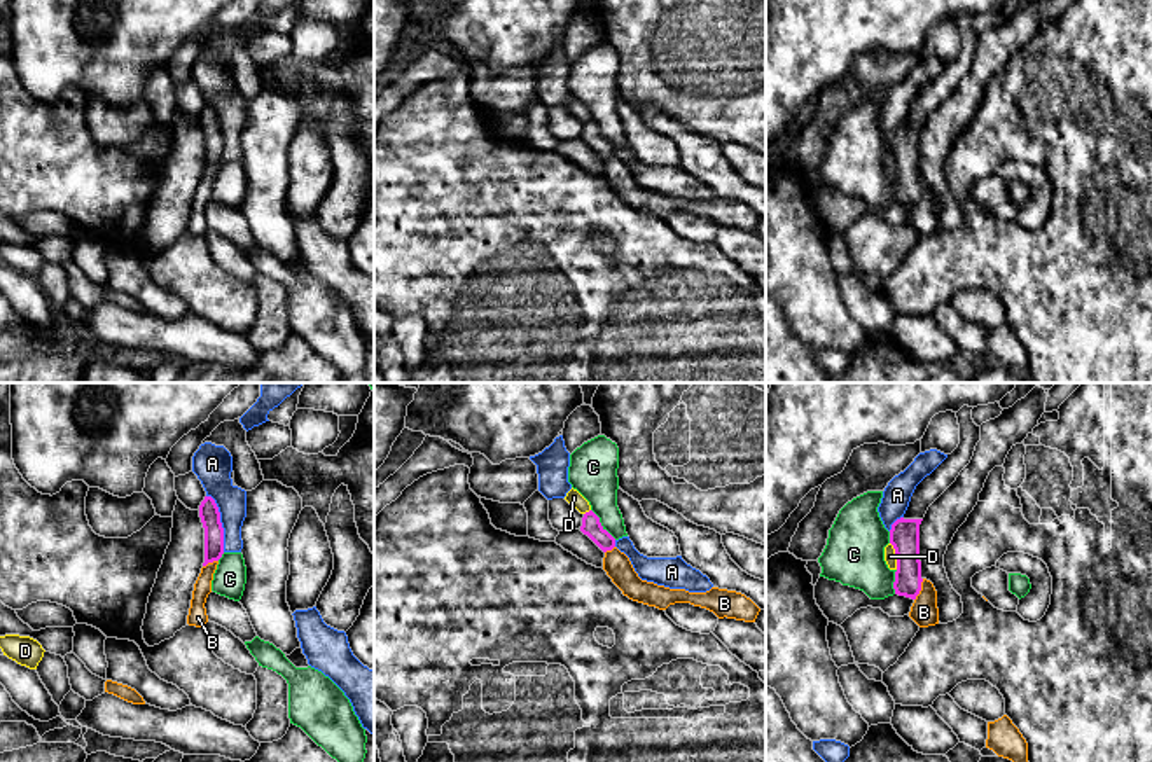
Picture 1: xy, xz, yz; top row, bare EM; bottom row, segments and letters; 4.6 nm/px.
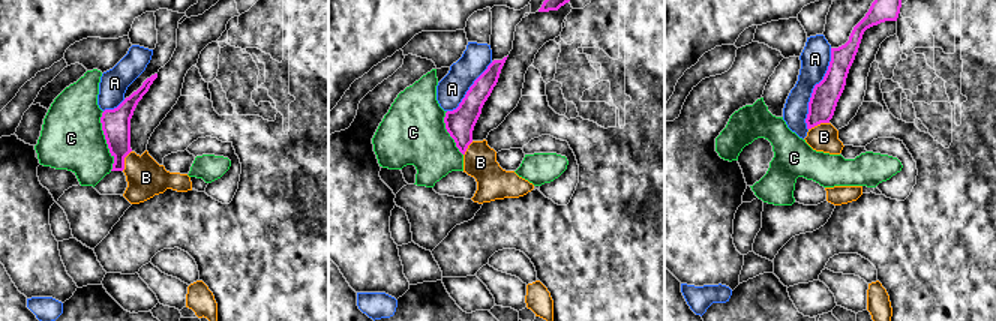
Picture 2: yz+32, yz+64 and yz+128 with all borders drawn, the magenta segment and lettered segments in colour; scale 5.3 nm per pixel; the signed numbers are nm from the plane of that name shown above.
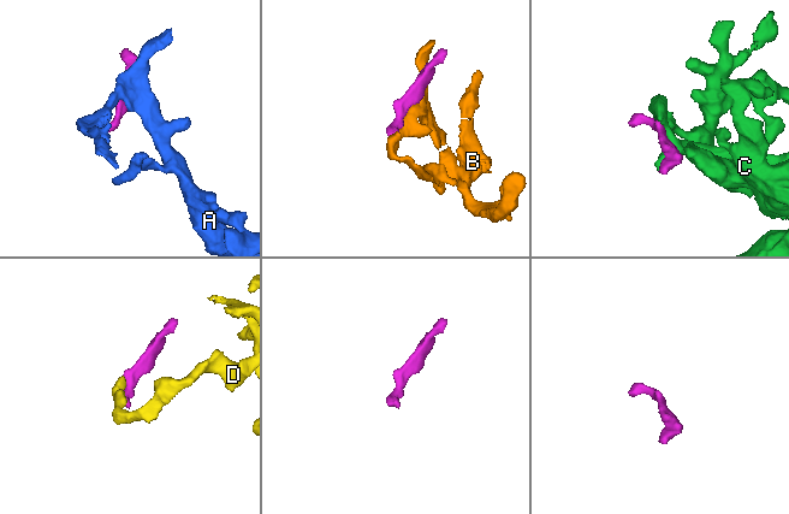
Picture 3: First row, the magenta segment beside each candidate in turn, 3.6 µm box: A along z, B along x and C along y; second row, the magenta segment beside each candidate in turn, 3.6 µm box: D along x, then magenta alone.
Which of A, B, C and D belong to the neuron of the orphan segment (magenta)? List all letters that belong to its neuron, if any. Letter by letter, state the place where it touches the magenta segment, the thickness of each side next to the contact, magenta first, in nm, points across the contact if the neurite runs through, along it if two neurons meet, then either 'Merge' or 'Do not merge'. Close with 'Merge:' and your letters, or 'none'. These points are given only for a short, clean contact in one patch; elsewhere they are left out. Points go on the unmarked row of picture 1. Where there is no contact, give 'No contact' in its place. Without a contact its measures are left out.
A: Touches magenta at xy (221, 131). Thickness 100 nm (magenta) against 160 nm. Do not merge
B: Touches magenta at yz (920, 198). Thickness 130 nm (magenta) against 120 nm. Merge
C: Touches magenta at xz (600, 133). Thickness 90 nm (magenta) against 220 nm. Boundary: xz (591, 117), (616, 147). Do not merge
D: Touches magenta at yz (897, 165). Thickness 140 nm (magenta) against 60 nm. Do not merge
Merge: B

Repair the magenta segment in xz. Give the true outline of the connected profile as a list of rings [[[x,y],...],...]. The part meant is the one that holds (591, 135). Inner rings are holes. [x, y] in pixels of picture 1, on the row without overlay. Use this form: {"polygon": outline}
{"polygon": [[[589,119],[582,126],[580,140],[587,143],[603,161],[603,178],[612,190],[633,210],[666,218],[675,211],[691,211],[713,220],[718,227],[755,231],[760,217],[745,203],[711,196],[706,201],[670,197],[642,189],[629,166],[615,156],[615,147],[601,135],[600,126]]]}

